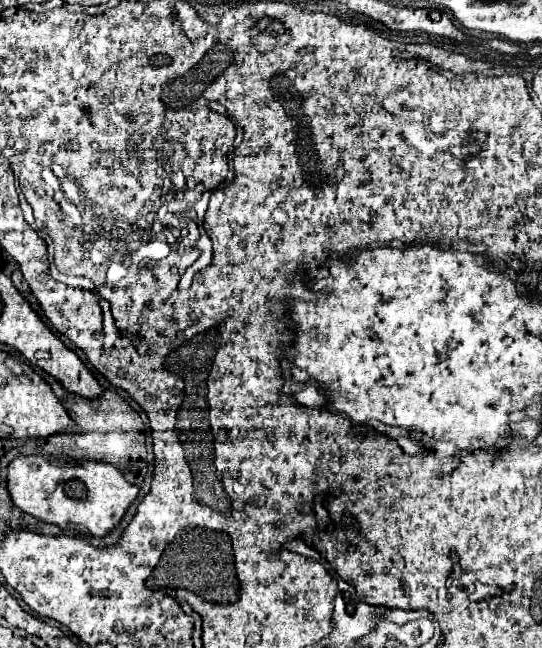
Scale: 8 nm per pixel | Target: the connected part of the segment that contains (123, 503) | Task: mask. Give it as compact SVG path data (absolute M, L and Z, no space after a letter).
M18 456L8 464L8 492L12 502L26 514L36 516L42 522L60 526L62 530L74 532L76 536L104 536L124 516L126 508L138 496L138 486L126 482L126 478L108 462L58 462L48 456Z

